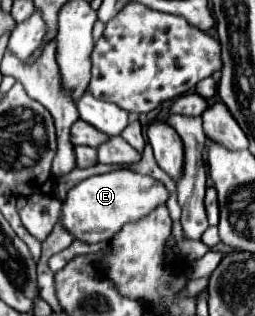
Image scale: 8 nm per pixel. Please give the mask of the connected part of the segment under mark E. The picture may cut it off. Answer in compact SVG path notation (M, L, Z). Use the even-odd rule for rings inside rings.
M115 170L101 176L91 176L73 186L61 204L57 222L83 244L109 242L113 234L117 234L125 224L147 216L155 206L165 204L167 198L169 192L155 178L129 170Z

